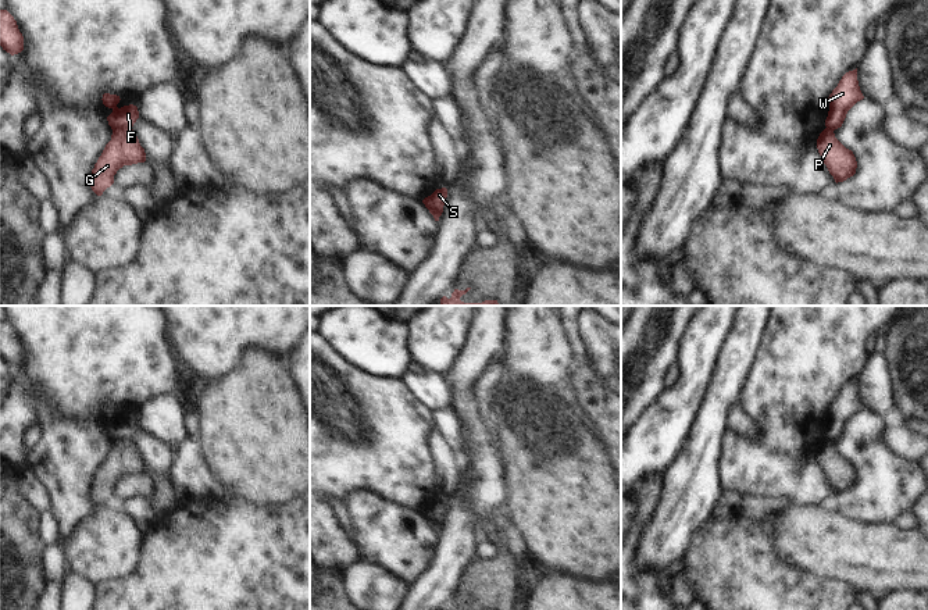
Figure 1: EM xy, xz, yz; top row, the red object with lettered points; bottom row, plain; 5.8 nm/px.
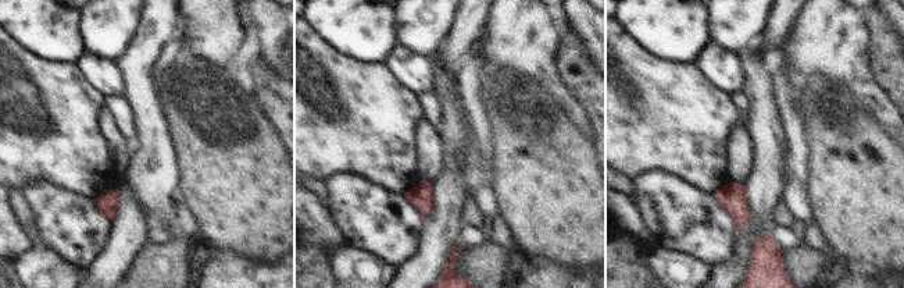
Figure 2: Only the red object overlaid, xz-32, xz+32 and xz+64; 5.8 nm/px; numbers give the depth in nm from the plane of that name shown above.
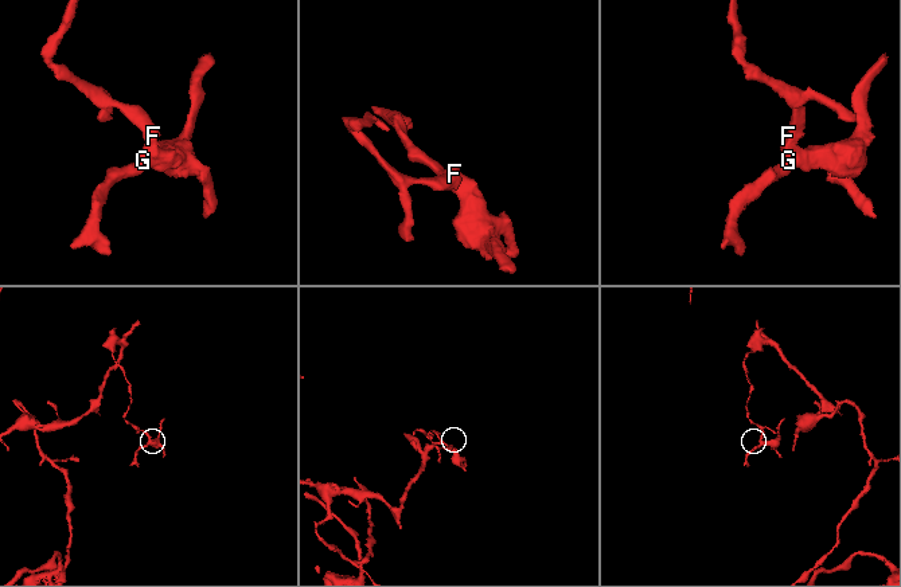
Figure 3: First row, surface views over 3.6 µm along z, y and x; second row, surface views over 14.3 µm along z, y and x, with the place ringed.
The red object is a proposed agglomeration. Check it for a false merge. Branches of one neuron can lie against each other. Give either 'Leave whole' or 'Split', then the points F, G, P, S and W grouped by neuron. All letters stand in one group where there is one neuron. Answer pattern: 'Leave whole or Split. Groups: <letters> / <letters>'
Split. Groups: F W / G P S

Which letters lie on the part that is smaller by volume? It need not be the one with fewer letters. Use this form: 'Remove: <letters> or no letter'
Remove: G, P, S

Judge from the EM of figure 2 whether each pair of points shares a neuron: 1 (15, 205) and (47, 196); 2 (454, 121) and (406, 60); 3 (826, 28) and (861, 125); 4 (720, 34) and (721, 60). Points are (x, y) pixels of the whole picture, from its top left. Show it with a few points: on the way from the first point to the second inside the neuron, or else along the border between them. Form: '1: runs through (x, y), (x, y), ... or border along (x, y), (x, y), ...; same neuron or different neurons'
1: border along (20, 189), (38, 233); different neurons
2: border along (435, 66), (435, 86), (432, 89); different neurons
3: border along (817, 85), (844, 88), (871, 116); different neurons
4: border along (710, 43), (736, 54); different neurons

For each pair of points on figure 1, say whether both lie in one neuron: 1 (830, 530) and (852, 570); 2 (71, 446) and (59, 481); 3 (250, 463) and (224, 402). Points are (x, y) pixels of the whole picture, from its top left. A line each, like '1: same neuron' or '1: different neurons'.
1: same neuron
2: same neuron
3: same neuron

